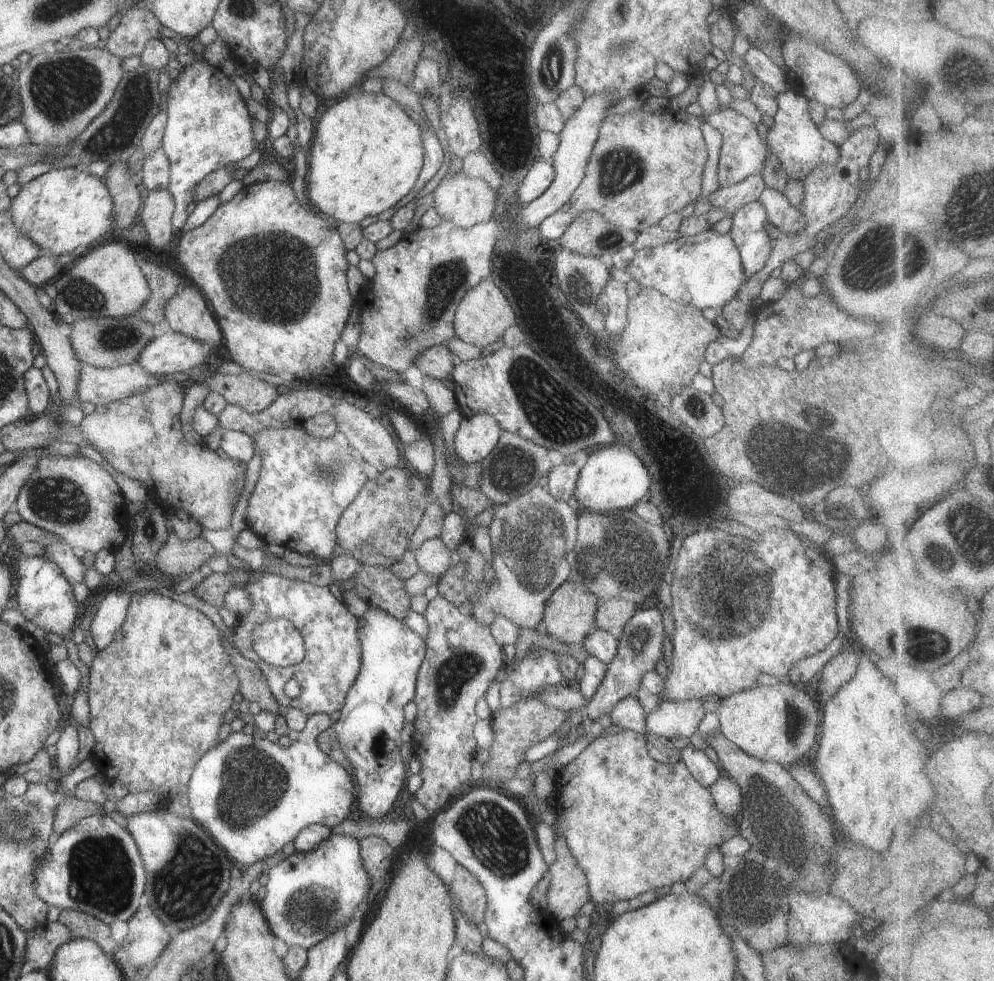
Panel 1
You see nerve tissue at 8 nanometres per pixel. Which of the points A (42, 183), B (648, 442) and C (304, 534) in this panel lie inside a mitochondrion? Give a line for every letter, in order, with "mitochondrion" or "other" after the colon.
A: other
B: other
C: other

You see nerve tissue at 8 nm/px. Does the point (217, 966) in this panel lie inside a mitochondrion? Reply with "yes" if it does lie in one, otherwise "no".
no

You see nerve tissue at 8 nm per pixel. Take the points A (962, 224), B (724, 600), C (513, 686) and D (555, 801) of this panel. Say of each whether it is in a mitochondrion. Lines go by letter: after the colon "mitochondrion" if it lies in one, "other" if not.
A: mitochondrion
B: mitochondrion
C: other
D: other

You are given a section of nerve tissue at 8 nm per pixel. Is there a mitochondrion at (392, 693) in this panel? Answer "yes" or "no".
yes

